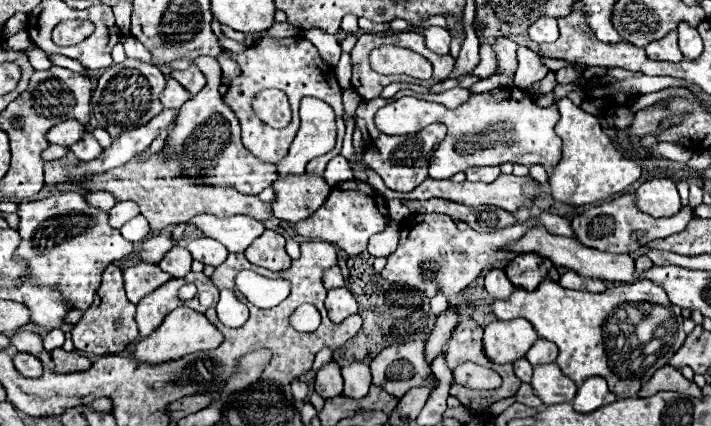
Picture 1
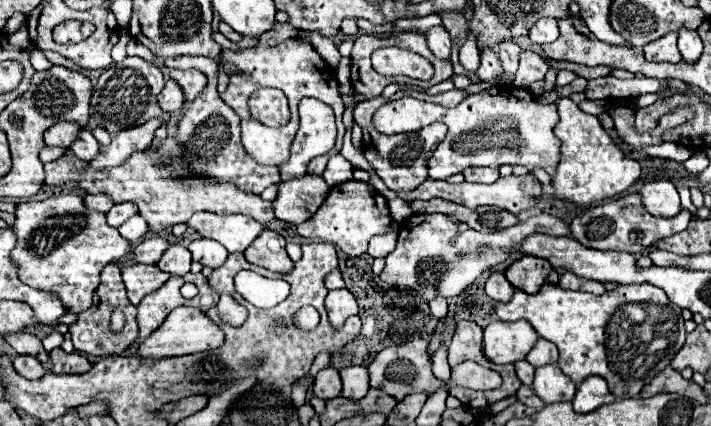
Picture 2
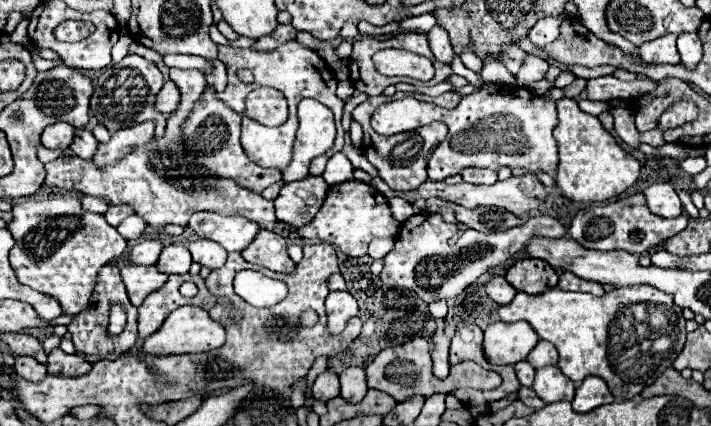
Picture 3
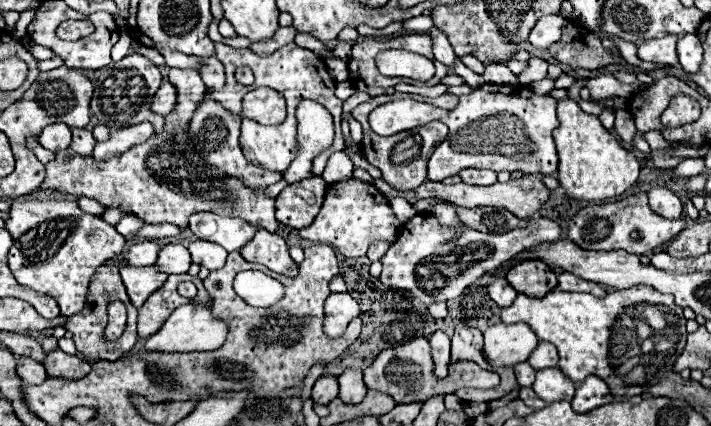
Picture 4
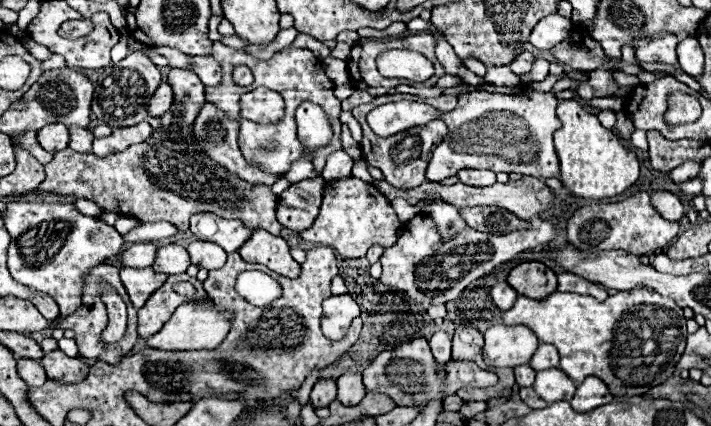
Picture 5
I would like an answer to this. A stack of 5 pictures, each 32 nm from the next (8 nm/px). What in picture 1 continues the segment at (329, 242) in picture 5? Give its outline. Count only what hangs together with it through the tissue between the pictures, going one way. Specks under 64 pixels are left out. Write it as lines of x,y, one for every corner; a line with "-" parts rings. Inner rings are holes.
352,180
352,182
336,184
330,196
326,198
326,202
316,210
316,214
296,224
296,232
312,240
336,244
340,250
344,250
350,256
360,256
362,252
366,252
370,236
382,232
388,226
388,220
390,216
388,216
386,200
370,184

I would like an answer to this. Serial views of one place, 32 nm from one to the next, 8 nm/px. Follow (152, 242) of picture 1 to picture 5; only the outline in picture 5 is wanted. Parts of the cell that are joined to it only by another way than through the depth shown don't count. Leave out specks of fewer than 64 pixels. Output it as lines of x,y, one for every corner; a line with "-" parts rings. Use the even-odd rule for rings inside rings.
146,242
146,244
132,244
128,250
120,254
120,262
126,268
146,268
154,262
156,256
156,246

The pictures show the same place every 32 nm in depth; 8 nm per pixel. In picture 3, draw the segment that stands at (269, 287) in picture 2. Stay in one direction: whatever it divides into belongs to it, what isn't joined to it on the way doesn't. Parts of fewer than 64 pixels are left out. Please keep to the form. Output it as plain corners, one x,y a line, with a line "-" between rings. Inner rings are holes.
238,272
234,278
234,290
256,308
270,308
288,294
284,282
272,280
260,272

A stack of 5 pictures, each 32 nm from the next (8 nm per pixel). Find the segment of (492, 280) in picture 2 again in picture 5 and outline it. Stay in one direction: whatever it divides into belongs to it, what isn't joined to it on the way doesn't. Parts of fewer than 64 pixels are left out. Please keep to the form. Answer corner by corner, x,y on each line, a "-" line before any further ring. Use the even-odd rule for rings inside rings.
498,282
496,286
490,288
490,296
492,296
494,304
504,312
504,310
512,308
512,304
516,302
518,292
514,288
510,288
506,282

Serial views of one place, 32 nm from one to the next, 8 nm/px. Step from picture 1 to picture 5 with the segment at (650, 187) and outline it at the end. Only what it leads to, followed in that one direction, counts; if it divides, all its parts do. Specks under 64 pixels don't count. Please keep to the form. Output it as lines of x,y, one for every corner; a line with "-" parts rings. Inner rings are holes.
658,190
652,194
652,206
660,212
662,218
672,220
672,222
680,222
686,214
682,200
666,190

